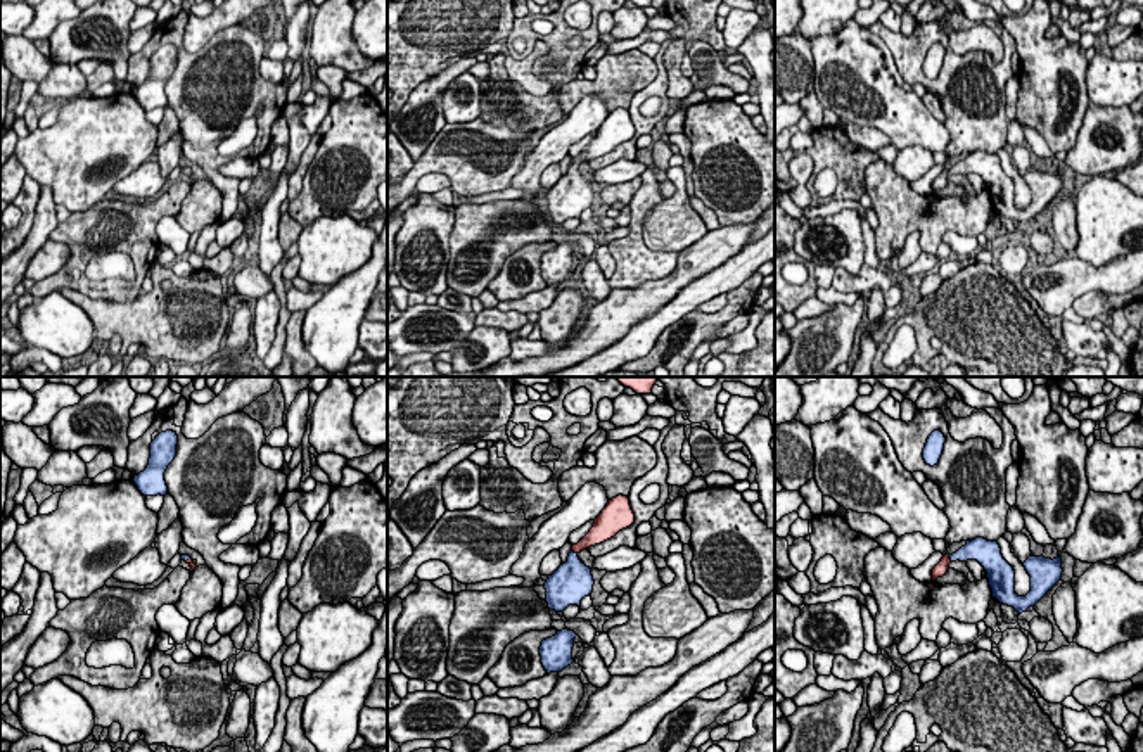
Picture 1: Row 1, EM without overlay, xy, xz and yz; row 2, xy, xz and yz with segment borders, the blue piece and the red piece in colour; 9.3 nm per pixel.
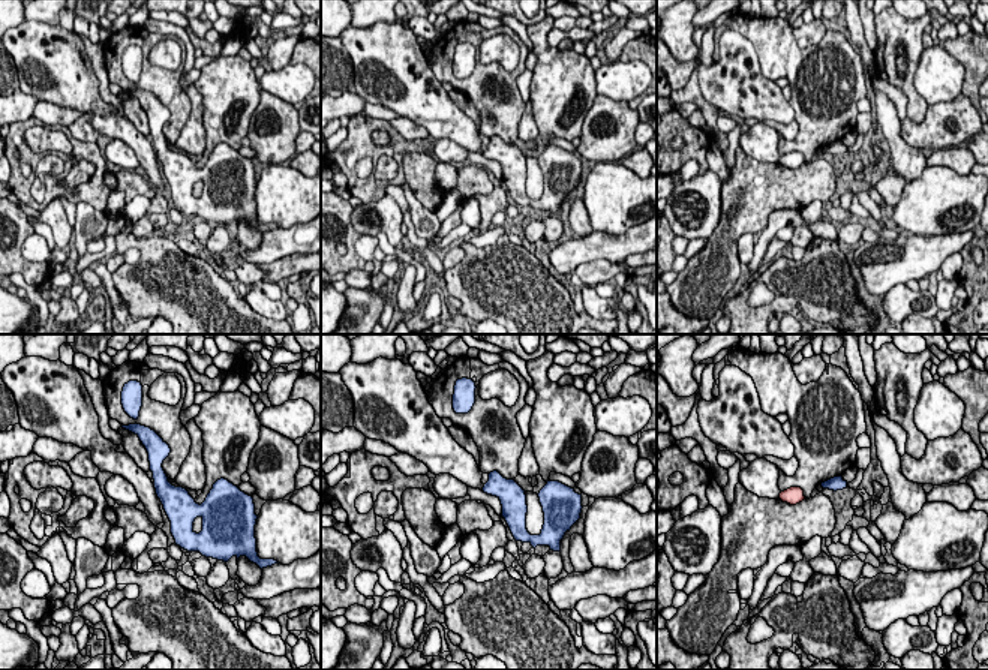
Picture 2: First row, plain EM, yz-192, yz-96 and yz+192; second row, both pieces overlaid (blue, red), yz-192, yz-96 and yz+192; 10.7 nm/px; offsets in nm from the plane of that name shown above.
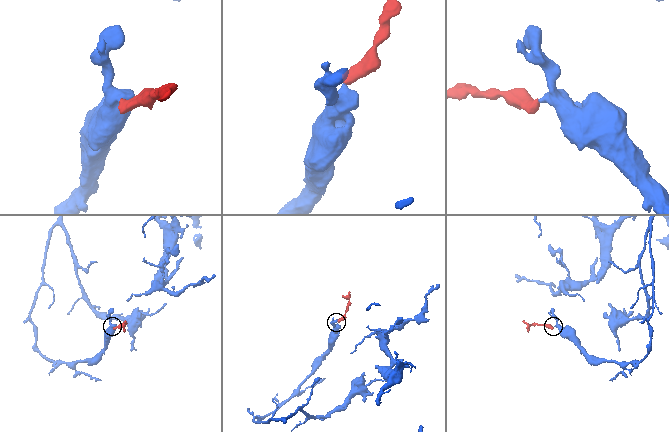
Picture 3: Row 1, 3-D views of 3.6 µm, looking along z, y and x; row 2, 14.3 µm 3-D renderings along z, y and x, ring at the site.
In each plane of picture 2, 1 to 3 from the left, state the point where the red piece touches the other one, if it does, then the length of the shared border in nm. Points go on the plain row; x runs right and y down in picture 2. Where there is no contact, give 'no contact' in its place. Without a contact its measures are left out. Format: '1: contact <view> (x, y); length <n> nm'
1: no contact
2: no contact
3: no contact

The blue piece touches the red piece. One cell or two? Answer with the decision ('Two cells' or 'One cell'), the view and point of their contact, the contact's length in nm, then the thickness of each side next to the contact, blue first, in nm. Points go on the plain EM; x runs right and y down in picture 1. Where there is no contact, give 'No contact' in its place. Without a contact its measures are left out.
One cell. Touches blue at yz (950, 170). Shared border 70 nm. Thickness 190 nm (blue) against 120 nm

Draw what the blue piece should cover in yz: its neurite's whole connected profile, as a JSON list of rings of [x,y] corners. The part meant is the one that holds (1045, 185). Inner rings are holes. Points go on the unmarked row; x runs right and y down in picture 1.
[[[975,150],[967,154],[953,168],[944,168],[941,175],[932,182],[932,194],[942,190],[951,175],[977,173],[987,185],[993,211],[999,216],[1013,220],[1018,226],[1034,220],[1060,192],[1062,192],[1062,171],[1029,169],[1024,175],[1027,187],[1031,188],[1031,204],[1025,209],[1015,206],[1015,183],[1003,171],[998,154],[987,154]]]

